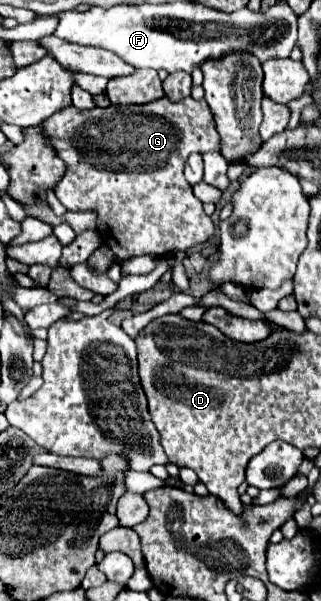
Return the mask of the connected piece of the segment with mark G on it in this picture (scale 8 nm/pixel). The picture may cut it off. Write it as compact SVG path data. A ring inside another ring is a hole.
M166 96L160 98L160 100L154 100L154 102L148 102L148 104L134 104L134 106L124 106L124 104L110 104L108 108L90 108L90 110L78 110L74 104L58 110L56 114L52 114L48 120L44 120L42 124L42 130L44 130L44 136L46 136L46 144L64 160L66 164L66 172L64 176L60 178L60 182L56 184L54 192L58 196L58 200L64 204L66 210L96 210L100 214L100 222L104 226L104 234L102 234L102 242L112 248L114 252L114 258L116 262L122 262L122 260L128 260L132 256L142 256L142 254L158 254L158 256L164 256L164 254L170 254L174 248L176 250L186 250L186 248L192 248L196 244L202 244L206 242L212 234L214 234L214 224L210 220L208 214L204 214L204 208L202 208L202 202L192 194L192 186L188 186L186 178L184 178L184 164L188 160L188 156L192 152L198 152L198 154L206 154L206 152L220 152L220 134L216 130L216 120L212 118L212 112L206 104L206 100L194 100L192 96L188 98L182 98L180 102L172 102L168 100Z

